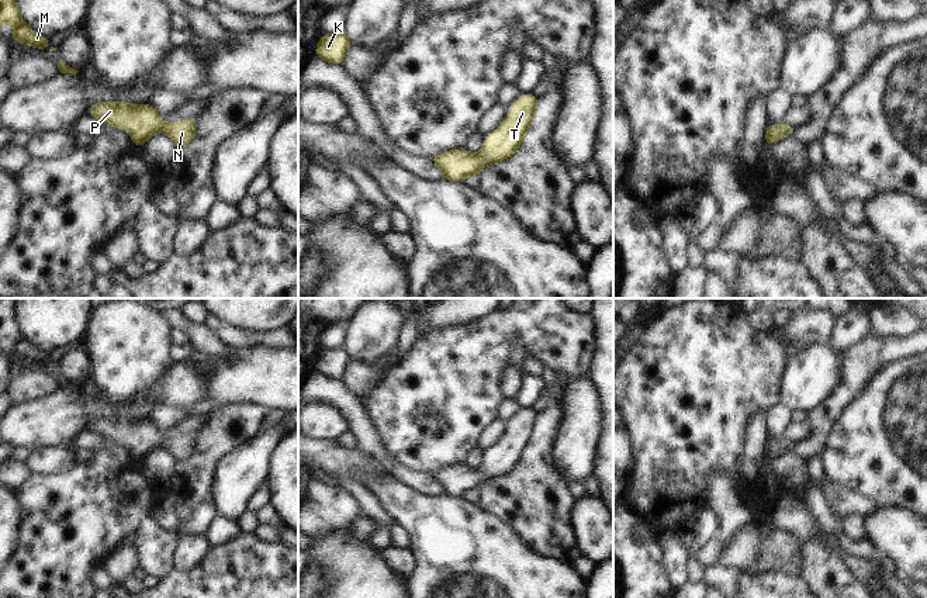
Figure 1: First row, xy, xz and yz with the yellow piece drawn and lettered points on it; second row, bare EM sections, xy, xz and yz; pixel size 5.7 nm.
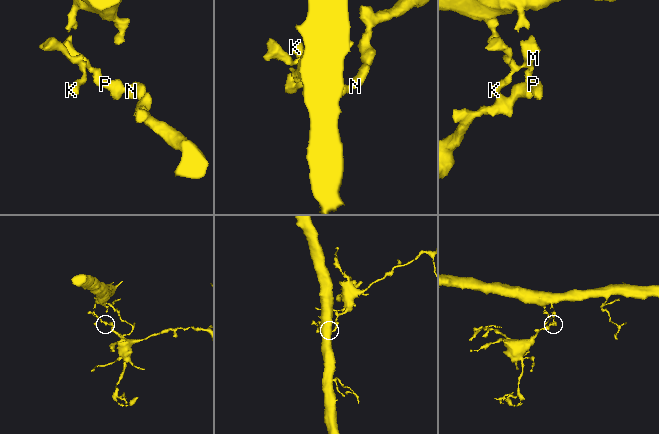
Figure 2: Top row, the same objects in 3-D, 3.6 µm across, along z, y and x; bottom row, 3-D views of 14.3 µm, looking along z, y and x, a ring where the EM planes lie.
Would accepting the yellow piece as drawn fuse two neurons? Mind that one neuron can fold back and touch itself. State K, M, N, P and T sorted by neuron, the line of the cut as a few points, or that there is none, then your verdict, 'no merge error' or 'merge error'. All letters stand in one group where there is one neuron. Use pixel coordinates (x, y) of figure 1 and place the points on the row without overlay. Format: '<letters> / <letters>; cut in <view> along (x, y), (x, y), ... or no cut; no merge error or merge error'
K M N P T; no cut; no merge error

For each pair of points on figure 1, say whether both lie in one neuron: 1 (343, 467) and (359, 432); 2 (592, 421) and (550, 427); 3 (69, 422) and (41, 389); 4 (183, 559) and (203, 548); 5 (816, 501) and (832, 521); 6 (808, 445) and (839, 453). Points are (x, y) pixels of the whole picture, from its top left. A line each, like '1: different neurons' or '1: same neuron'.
1: different neurons
2: different neurons
3: different neurons
4: same neuron
5: same neuron
6: different neurons

